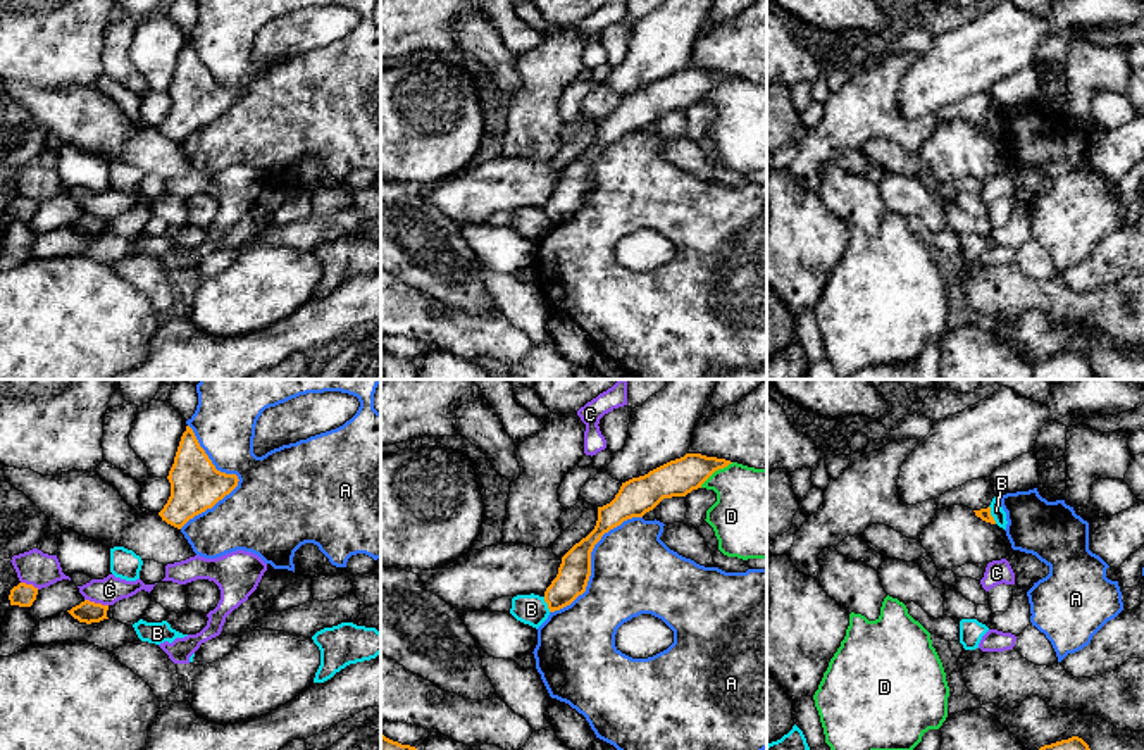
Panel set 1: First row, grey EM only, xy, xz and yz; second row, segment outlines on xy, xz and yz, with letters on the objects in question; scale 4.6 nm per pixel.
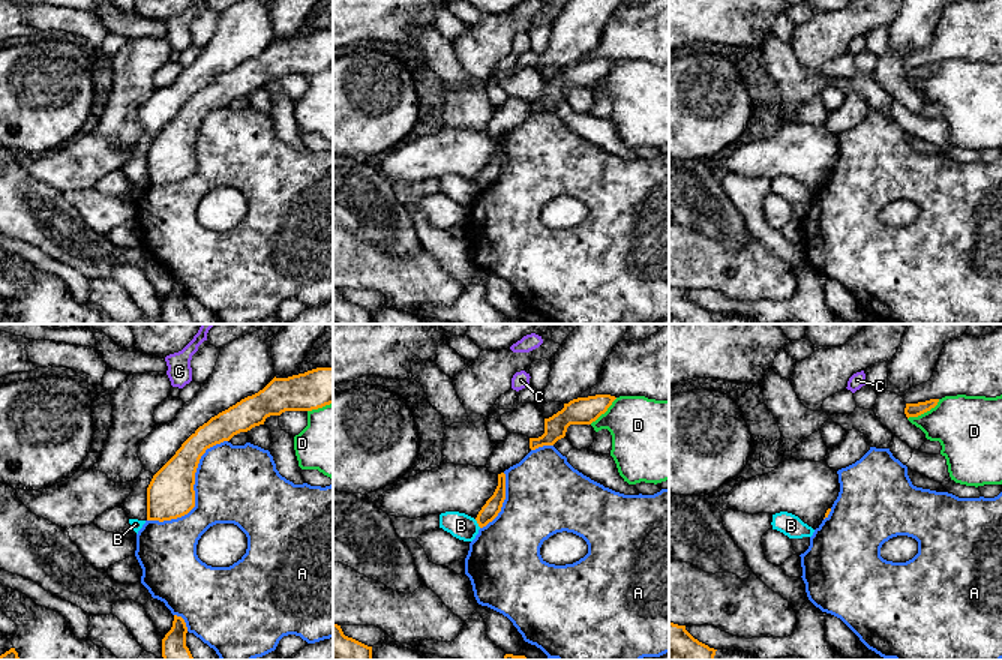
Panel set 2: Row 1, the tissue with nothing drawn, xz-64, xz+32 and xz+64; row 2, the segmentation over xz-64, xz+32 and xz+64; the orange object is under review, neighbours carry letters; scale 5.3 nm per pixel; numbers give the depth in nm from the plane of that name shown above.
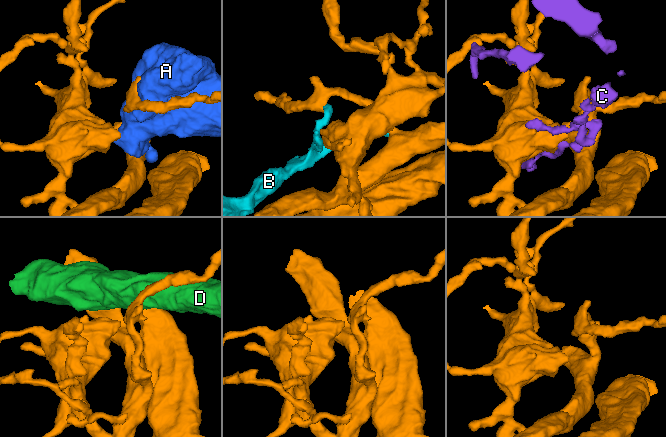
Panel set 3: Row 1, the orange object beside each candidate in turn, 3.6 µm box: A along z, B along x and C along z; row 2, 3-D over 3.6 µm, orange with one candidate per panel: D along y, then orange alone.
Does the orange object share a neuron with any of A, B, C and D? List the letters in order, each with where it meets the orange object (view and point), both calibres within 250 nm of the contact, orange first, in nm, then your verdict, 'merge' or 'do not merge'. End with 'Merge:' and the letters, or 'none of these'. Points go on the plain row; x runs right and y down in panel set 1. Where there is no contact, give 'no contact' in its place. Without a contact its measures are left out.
A: meets orange in xy at (236, 92); 240 nm thick on the orange side, 460 nm on the other; do not merge
B: meets orange in yz at (989, 128); 60 nm thick on the orange side, 60 nm on the other; do not merge
C: meets orange in xy at (97, 218); 100 nm thick on the orange side, 130 nm on the other; do not merge
D: meets orange in xz at (715, 83); 170 nm thick on the orange side, 360 nm on the other; do not merge
Merge: none of these

